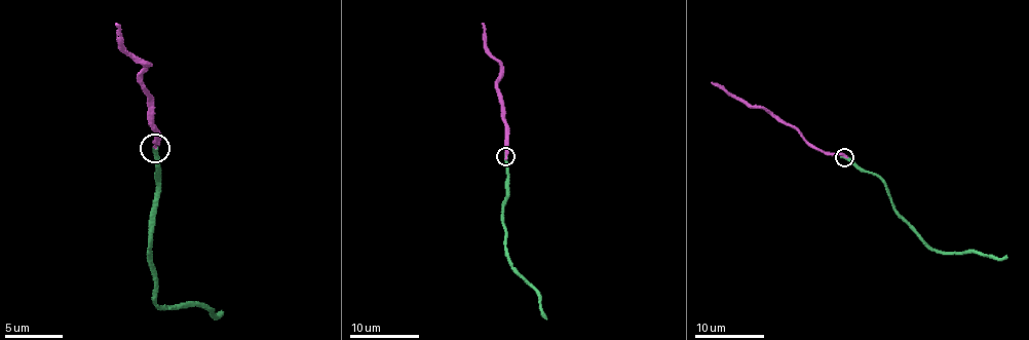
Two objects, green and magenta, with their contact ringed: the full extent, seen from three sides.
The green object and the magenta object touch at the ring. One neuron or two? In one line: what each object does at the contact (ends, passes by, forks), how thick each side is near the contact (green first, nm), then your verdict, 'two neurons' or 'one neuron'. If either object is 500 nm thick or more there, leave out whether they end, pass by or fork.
green ends; magenta ends; calibres 360 and 280 nm; two neurons

